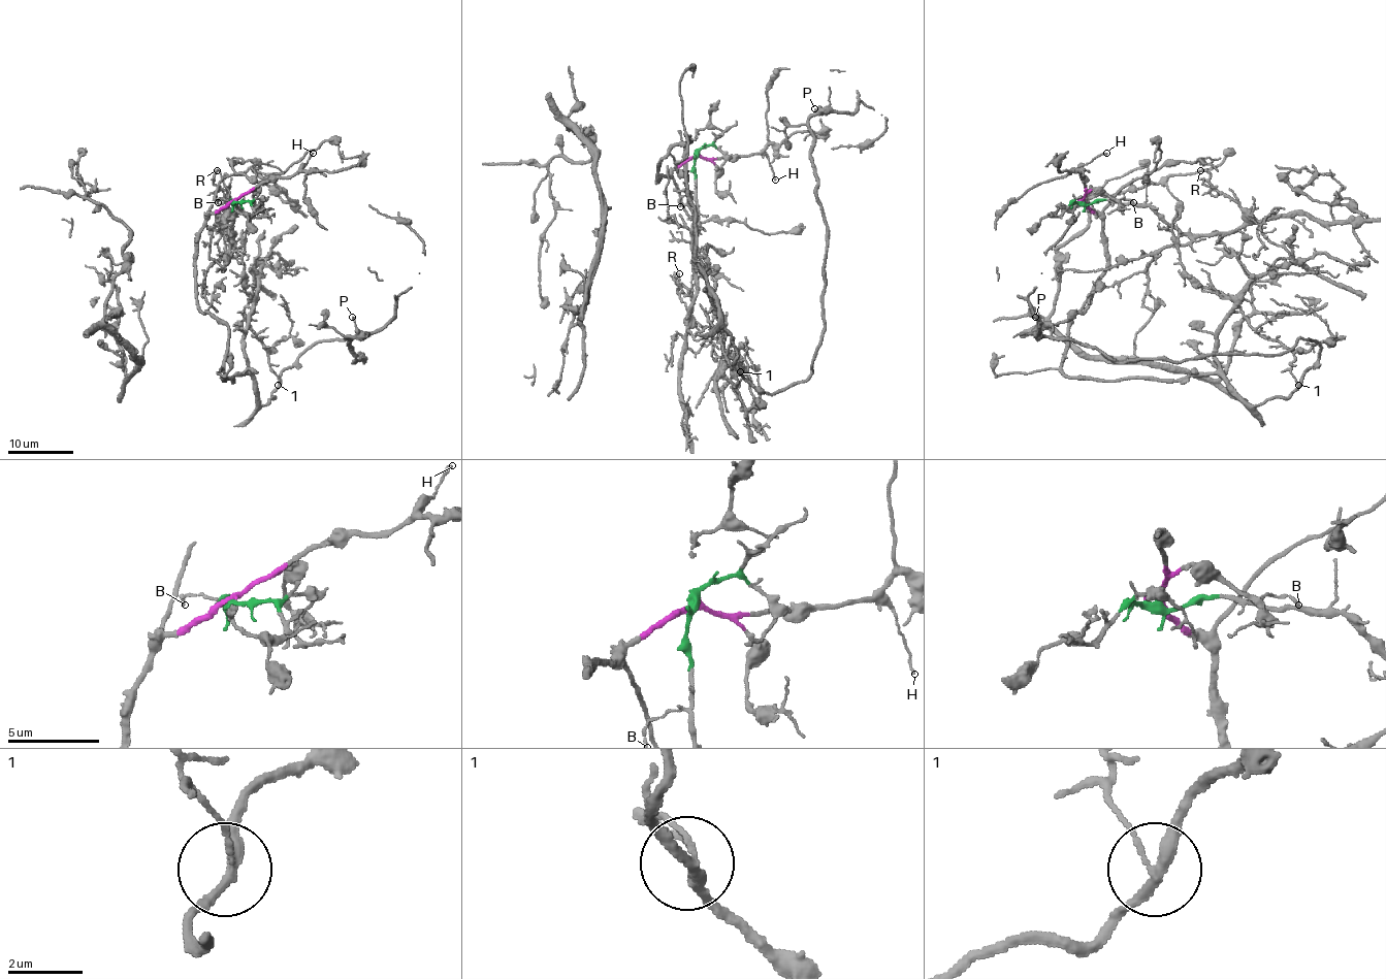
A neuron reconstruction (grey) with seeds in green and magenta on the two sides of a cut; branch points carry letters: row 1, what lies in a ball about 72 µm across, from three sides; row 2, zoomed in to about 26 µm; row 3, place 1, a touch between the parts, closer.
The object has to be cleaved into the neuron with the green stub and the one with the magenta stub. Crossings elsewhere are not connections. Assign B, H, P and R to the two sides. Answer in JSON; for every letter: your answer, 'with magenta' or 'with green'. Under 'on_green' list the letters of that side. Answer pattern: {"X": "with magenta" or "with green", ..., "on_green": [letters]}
{"B": "with green", "H": "with magenta", "P": "with magenta", "R": "with green", "on_green": ["B", "R"]}

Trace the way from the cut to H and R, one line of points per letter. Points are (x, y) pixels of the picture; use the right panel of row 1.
H: (1083, 201), (1086, 186), (1081, 168), (1106, 154)
R: (1083, 202), (1148, 204), (1183, 232), (1230, 232), (1244, 223), (1244, 213), (1200, 169)

